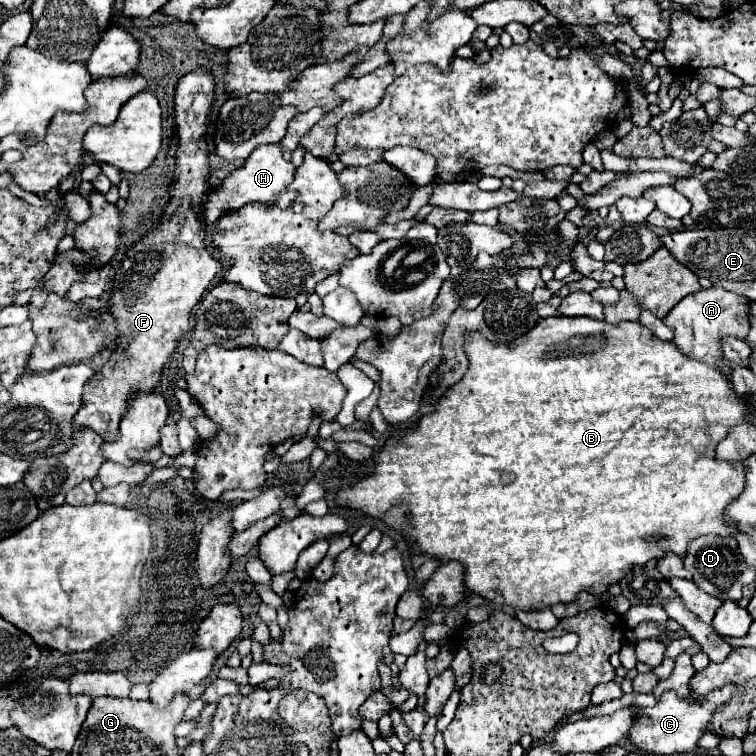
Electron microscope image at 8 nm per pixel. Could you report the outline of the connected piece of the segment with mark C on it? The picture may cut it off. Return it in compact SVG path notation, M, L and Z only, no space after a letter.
M728 684L724 688L718 688L716 692L710 692L700 702L692 698L678 698L676 692L664 692L660 702L652 708L636 708L636 720L634 726L628 732L628 738L648 754L684 754L692 752L698 746L698 740L702 734L708 732L708 724L714 718L714 712L718 712L720 706L728 704L732 698L740 696L744 692L744 686L740 684Z

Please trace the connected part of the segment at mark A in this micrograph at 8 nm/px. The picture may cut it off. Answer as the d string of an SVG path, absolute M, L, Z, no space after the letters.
M712 286L708 290L700 290L692 296L686 296L684 300L680 300L680 304L676 304L676 308L672 308L672 312L668 312L664 322L674 332L672 342L680 348L680 352L684 352L686 356L692 356L696 360L704 360L706 364L712 364L730 376L730 368L720 364L720 356L722 356L720 338L728 336L728 334L732 334L736 338L746 338L746 334L750 330L748 312L750 312L750 300L744 300L744 296L728 292L726 288Z

